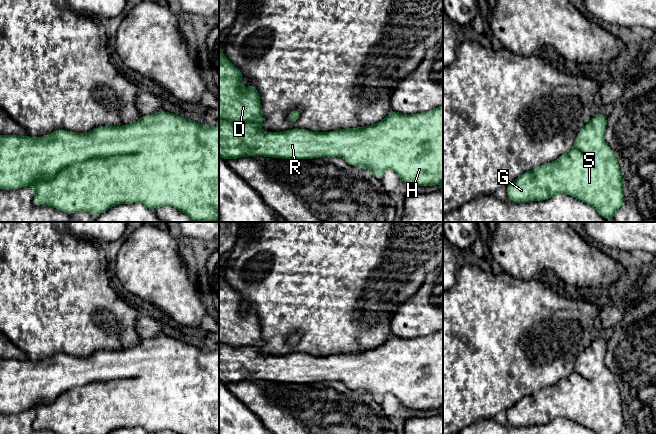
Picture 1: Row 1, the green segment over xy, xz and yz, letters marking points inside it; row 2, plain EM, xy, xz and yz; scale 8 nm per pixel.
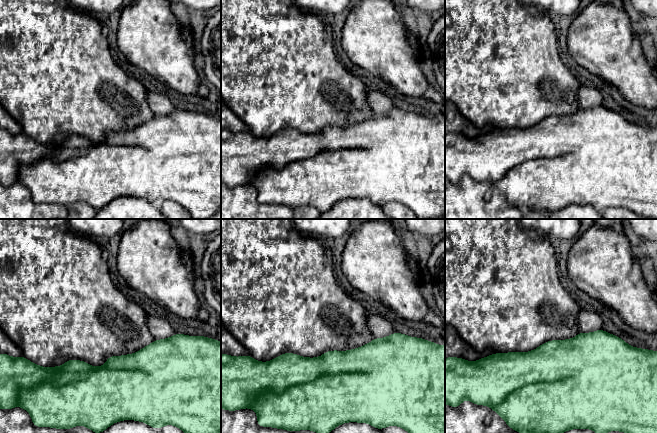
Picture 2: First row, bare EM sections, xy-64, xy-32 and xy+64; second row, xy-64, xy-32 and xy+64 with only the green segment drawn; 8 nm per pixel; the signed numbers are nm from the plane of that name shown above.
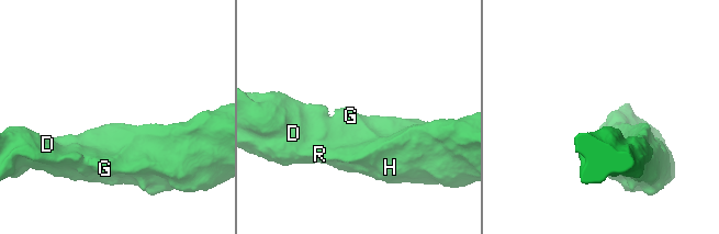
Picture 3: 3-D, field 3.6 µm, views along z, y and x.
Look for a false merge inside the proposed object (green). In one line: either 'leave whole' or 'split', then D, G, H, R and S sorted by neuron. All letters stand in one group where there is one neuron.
leave whole | D G H R S

